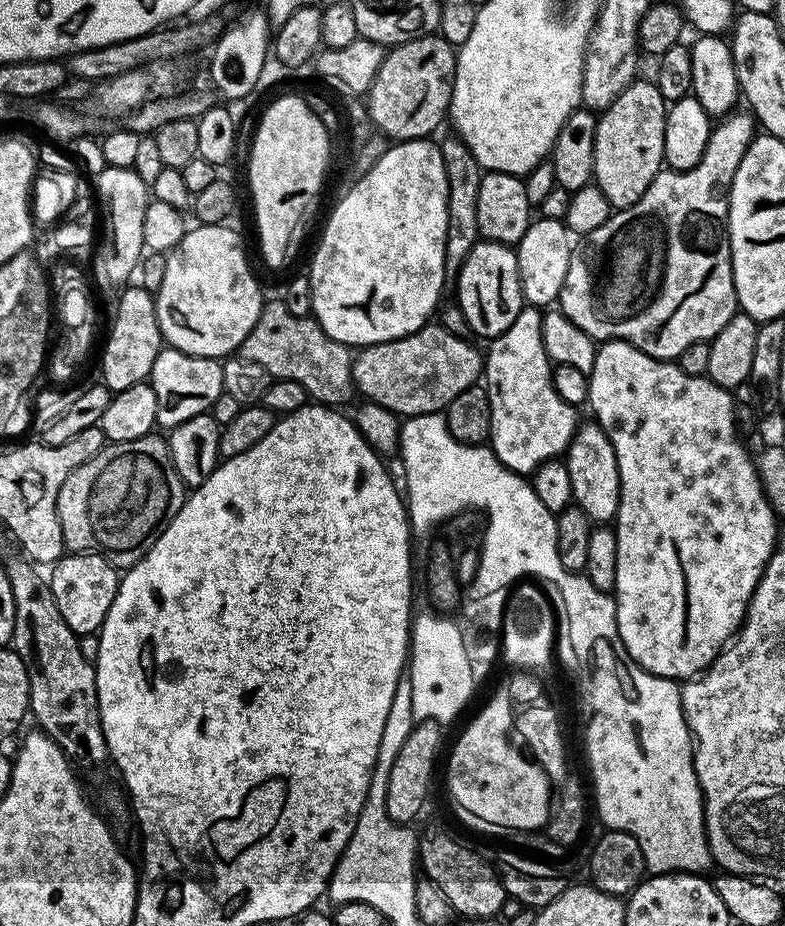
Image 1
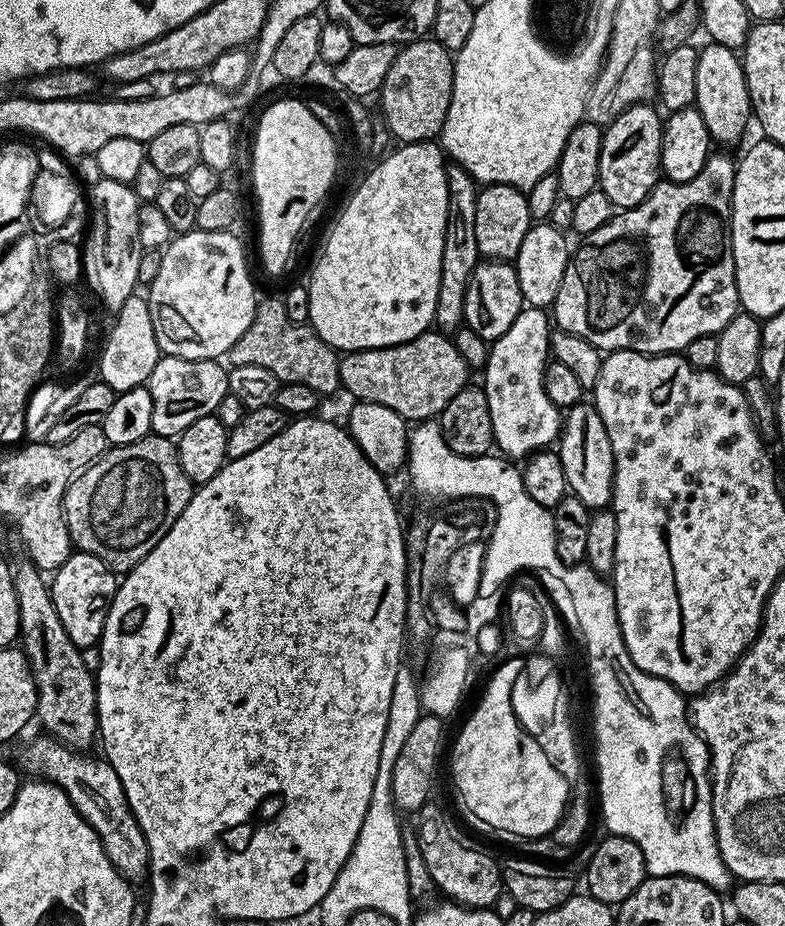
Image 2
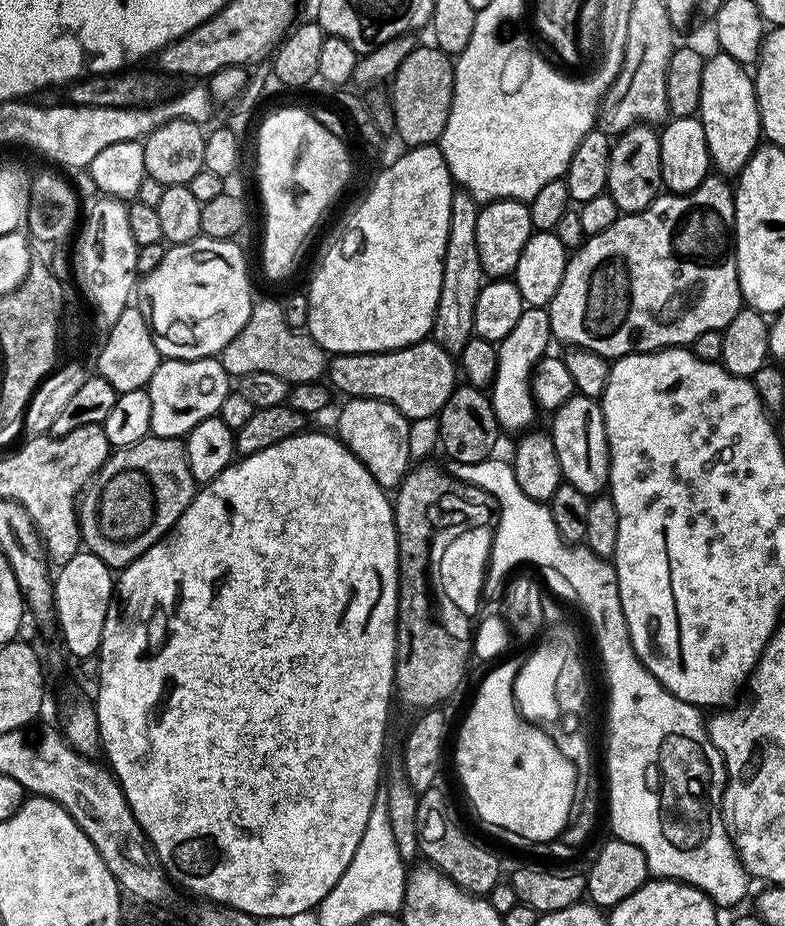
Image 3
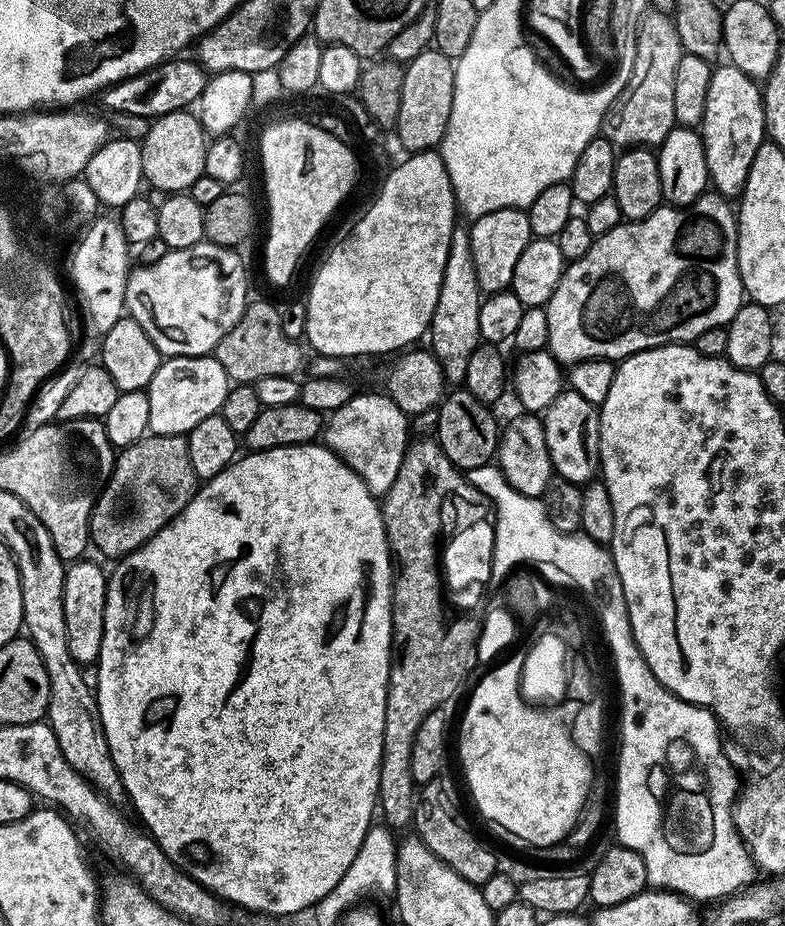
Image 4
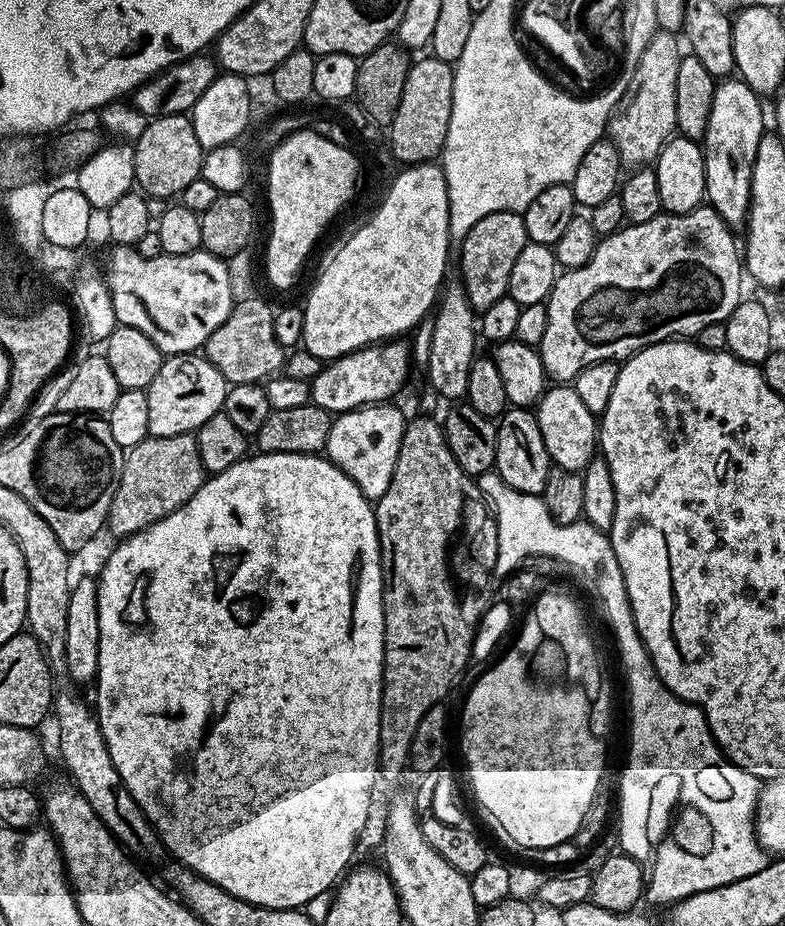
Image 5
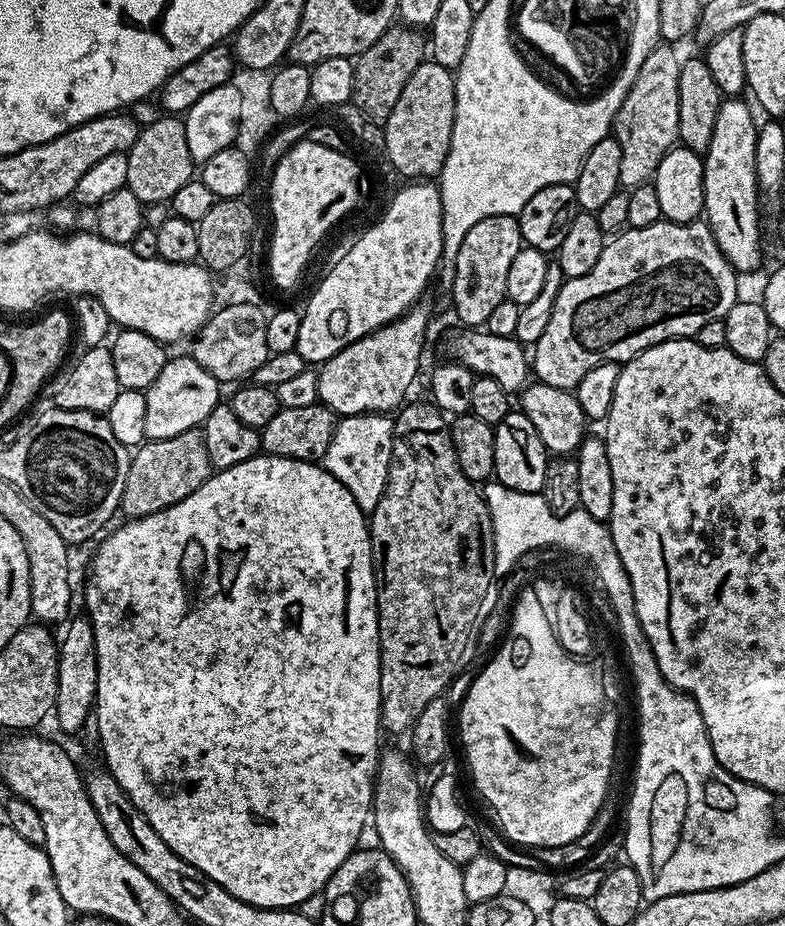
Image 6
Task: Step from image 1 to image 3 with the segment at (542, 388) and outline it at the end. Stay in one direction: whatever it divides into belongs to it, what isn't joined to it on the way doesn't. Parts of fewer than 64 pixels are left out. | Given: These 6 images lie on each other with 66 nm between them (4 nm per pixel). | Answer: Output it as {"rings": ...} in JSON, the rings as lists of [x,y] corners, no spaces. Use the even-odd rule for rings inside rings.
{"rings":[[[525,307],[522,318],[514,325],[514,330],[506,338],[498,341],[496,376],[490,385],[490,399],[501,429],[505,433],[523,433],[531,429],[538,415],[536,400],[532,396],[532,372],[544,355],[549,351],[548,343],[554,337],[550,330],[550,318],[547,308]]]}

